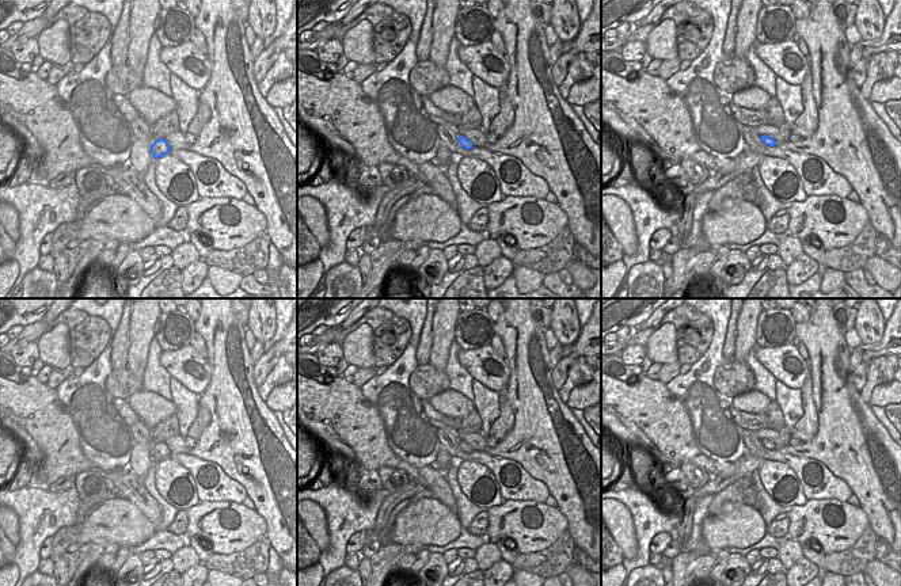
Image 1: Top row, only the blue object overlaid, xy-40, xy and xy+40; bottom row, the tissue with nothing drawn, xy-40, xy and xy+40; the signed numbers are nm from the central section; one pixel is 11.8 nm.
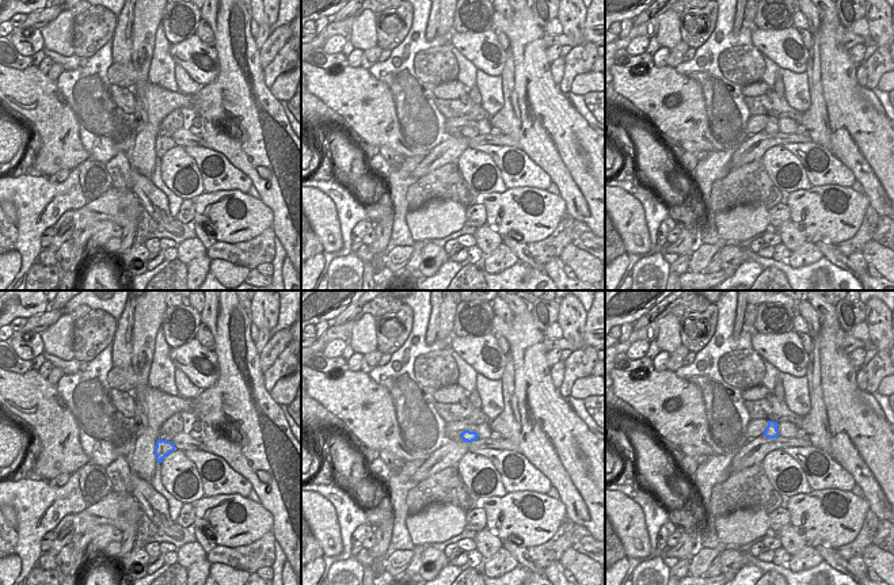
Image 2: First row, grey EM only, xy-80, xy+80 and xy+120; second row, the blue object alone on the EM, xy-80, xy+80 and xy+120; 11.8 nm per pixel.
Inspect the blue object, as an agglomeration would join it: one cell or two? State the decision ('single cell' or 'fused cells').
single cell

